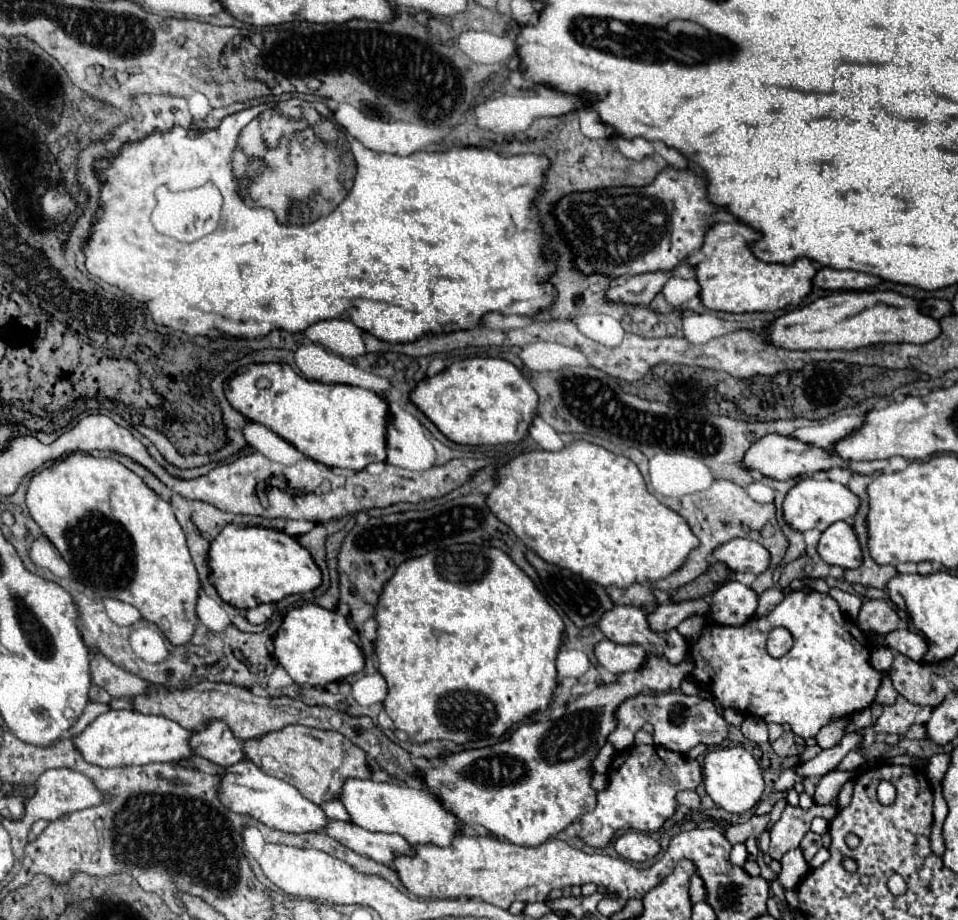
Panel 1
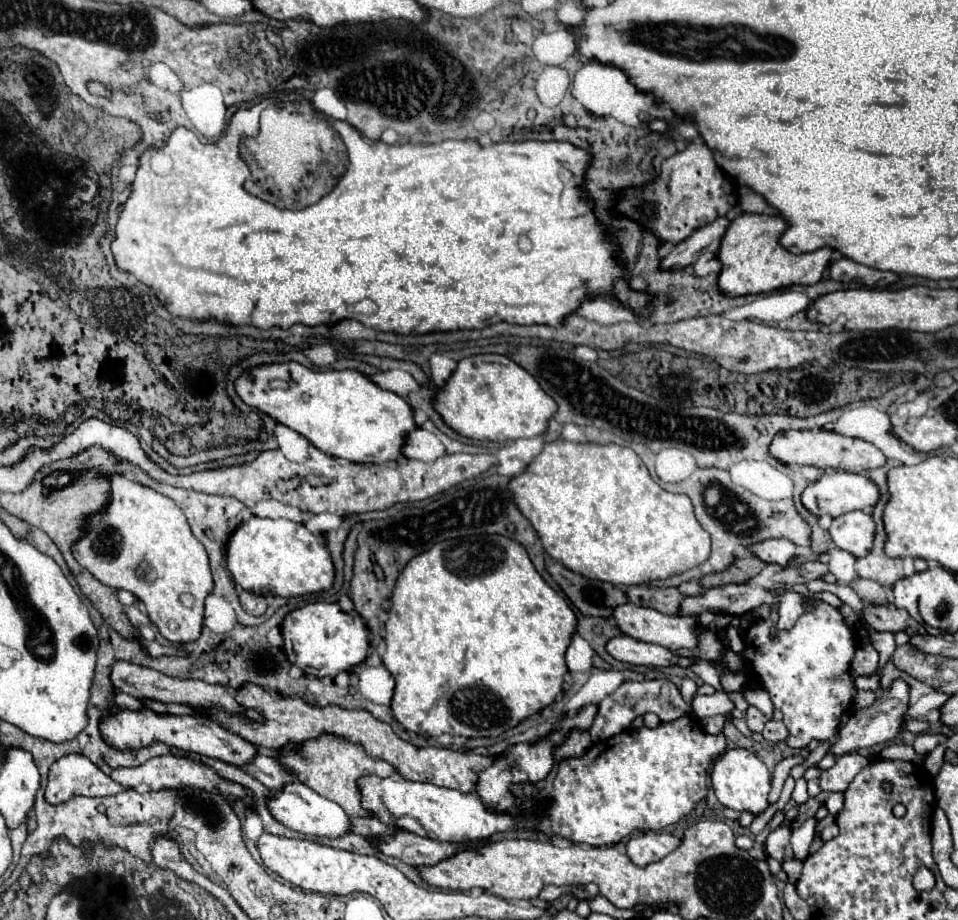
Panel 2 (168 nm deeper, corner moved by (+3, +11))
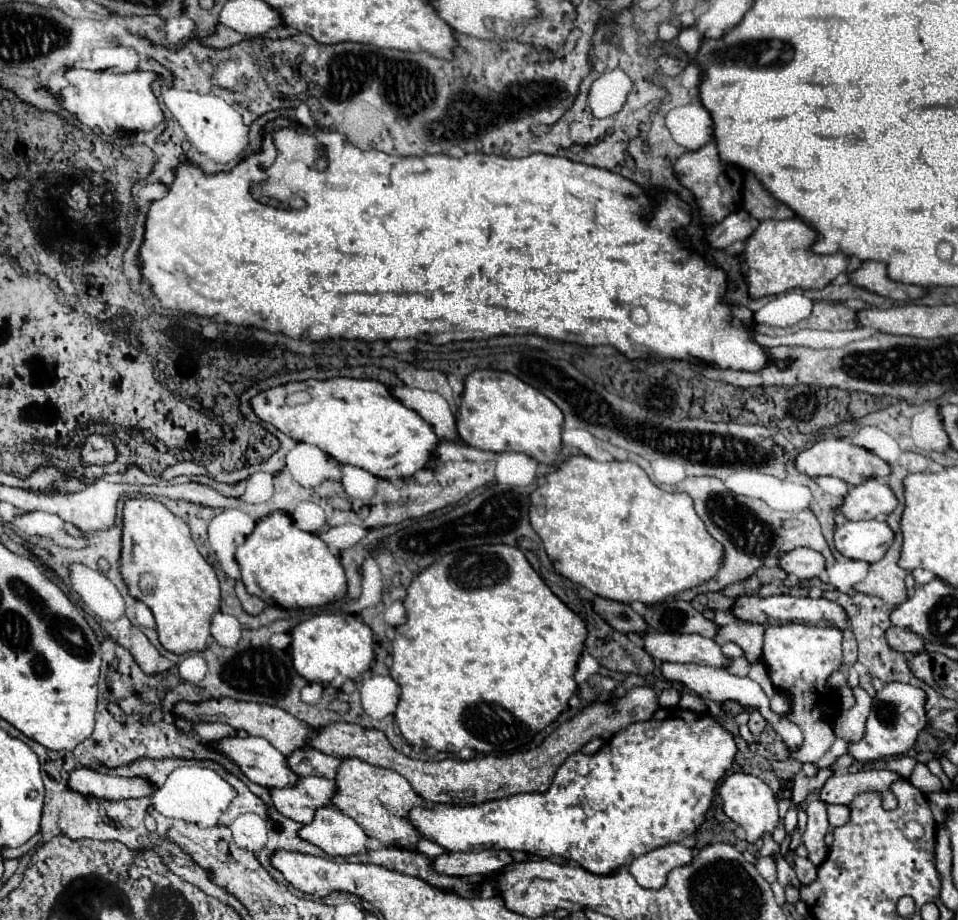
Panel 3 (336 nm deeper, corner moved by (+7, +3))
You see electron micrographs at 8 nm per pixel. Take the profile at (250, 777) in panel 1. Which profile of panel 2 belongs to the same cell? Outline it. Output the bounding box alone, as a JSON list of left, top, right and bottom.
[268,782,352,838]

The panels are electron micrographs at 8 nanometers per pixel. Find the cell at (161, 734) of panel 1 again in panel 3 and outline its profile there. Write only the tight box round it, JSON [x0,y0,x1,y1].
[210,736,296,788]

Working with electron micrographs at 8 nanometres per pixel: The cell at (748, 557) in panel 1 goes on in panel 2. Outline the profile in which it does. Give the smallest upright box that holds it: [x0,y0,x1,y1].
[750,540,798,566]

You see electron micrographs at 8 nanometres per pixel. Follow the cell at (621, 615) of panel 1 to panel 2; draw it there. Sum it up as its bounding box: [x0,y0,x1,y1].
[614,604,704,650]

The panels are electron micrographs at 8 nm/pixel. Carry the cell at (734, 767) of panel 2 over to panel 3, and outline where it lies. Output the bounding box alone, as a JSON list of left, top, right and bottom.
[718,772,778,842]

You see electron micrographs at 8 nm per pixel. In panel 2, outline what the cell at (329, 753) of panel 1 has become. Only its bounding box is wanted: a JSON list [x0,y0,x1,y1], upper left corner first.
[278,734,398,818]

